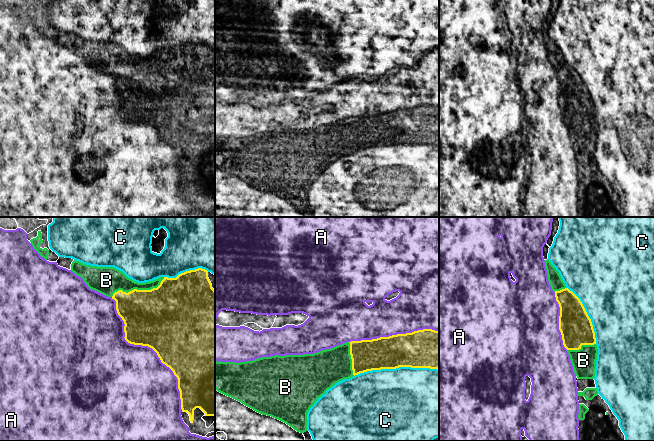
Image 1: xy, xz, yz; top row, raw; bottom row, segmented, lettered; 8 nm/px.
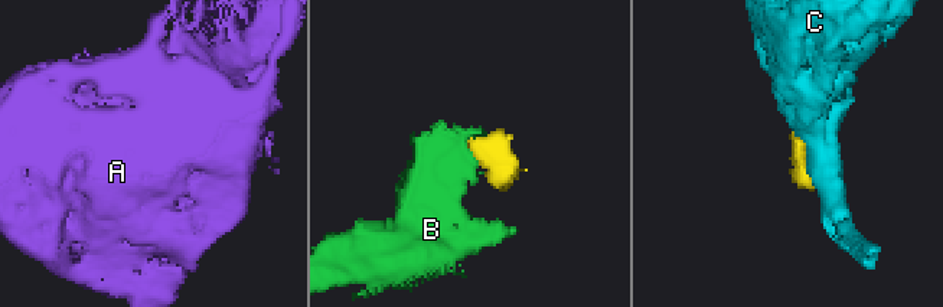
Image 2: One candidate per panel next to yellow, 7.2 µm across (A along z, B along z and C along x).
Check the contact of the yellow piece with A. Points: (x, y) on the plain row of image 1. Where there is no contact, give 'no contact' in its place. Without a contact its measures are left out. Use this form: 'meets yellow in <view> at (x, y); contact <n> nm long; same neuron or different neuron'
meets yellow in xy at (149, 122); contact 1100 nm long; different neuron

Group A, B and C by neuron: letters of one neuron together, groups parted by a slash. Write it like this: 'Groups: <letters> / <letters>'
Groups: A / B / C

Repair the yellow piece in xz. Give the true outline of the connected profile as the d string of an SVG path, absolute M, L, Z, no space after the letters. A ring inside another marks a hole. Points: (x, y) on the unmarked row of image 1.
M423 105L372 116L351 117L314 130L275 131L240 139L215 137L215 165L262 191L271 192L304 209L307 207L308 187L336 159L367 147L399 143L439 146L439 107Z

